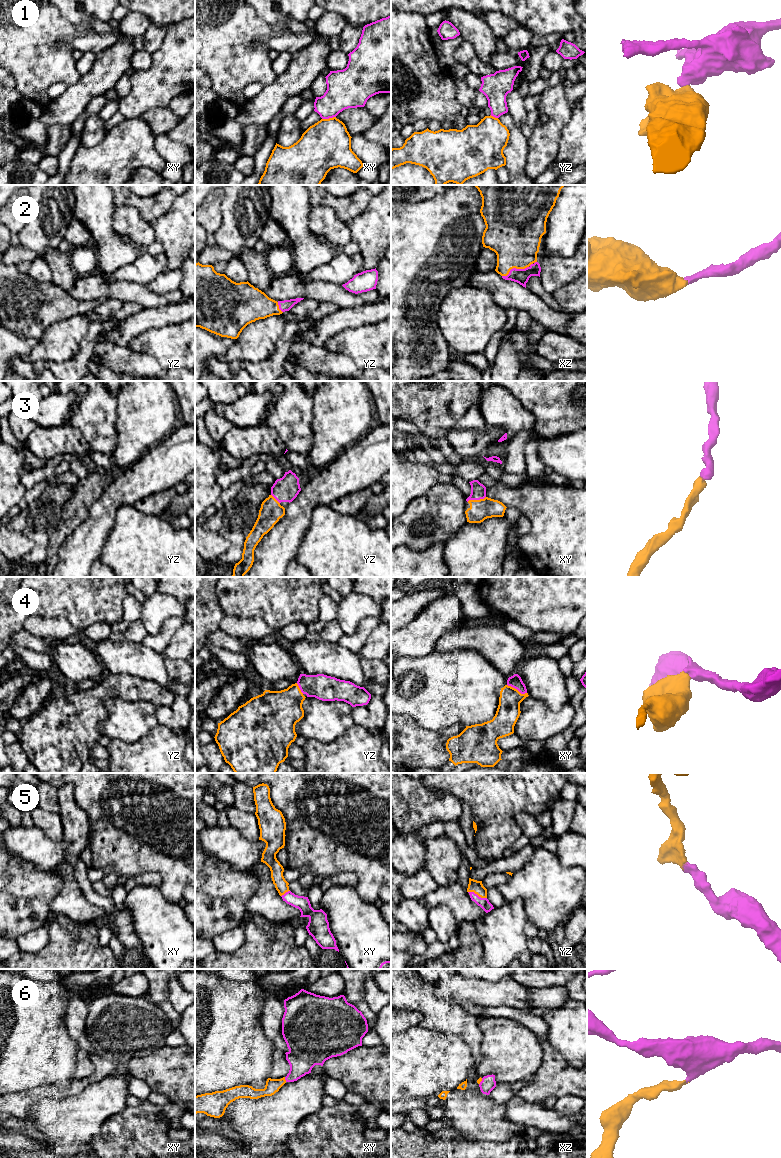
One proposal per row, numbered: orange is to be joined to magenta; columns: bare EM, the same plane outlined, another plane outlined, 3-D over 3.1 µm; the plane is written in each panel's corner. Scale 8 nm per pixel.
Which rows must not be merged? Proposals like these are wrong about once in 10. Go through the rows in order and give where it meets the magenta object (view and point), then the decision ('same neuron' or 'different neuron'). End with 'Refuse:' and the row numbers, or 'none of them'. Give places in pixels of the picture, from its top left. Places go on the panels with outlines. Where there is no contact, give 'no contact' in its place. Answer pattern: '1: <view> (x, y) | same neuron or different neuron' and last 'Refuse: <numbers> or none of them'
1: xy (328, 118) | different neuron
2: xz (515, 268) | same neuron
3: xy (476, 499) | same neuron
4: xy (517, 689) | same neuron
5: yz (476, 894) | same neuron
6: xy (285, 1079) | same neuron
Refuse: 1

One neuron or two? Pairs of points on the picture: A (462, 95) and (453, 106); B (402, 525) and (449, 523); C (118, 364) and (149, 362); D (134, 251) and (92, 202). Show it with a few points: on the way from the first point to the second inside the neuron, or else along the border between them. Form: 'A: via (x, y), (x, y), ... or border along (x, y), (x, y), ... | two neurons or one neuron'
A: border along (452, 77), (455, 83), (456, 99), (462, 106) | two neurons
B: via (414, 524), (416, 526), (431, 526), (437, 523) | one neuron
C: via (126, 363), (141, 363) | one neuron
D: via (120, 246), (100, 226), (98, 216) | one neuron

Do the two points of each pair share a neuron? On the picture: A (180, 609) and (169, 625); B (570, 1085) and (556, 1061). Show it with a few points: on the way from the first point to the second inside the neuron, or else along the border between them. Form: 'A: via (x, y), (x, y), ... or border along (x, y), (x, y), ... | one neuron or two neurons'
A: border along (182, 616), (170, 616), (159, 631) | two neurons
B: via (564, 1079), (556, 1071), (556, 1067) | one neuron

